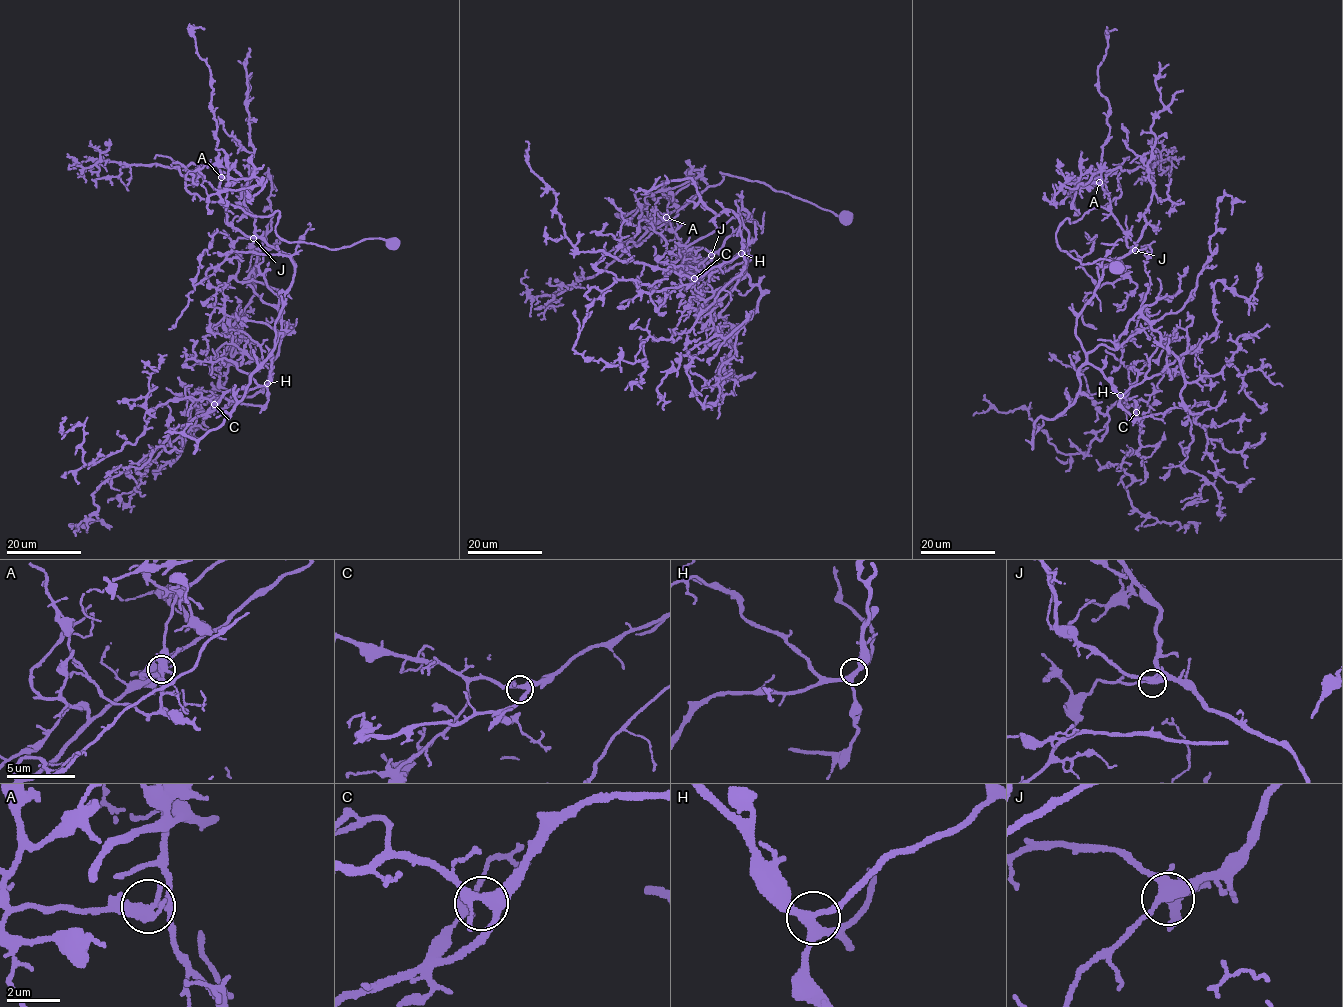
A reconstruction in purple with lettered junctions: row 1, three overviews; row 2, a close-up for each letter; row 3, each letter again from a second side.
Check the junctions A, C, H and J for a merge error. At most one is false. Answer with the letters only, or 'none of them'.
A

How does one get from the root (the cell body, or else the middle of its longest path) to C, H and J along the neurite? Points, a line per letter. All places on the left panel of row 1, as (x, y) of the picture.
C: (392, 243), (284, 241), (278, 211), (254, 216), (221, 201), (228, 223), (295, 270), (269, 381), (214, 404)
H: (392, 243), (284, 241), (278, 211), (254, 216), (221, 201), (228, 223), (295, 265), (267, 383)
J: (392, 243), (329, 249), (284, 241), (275, 229), (278, 211), (254, 216), (221, 201), (226, 222), (253, 238)

